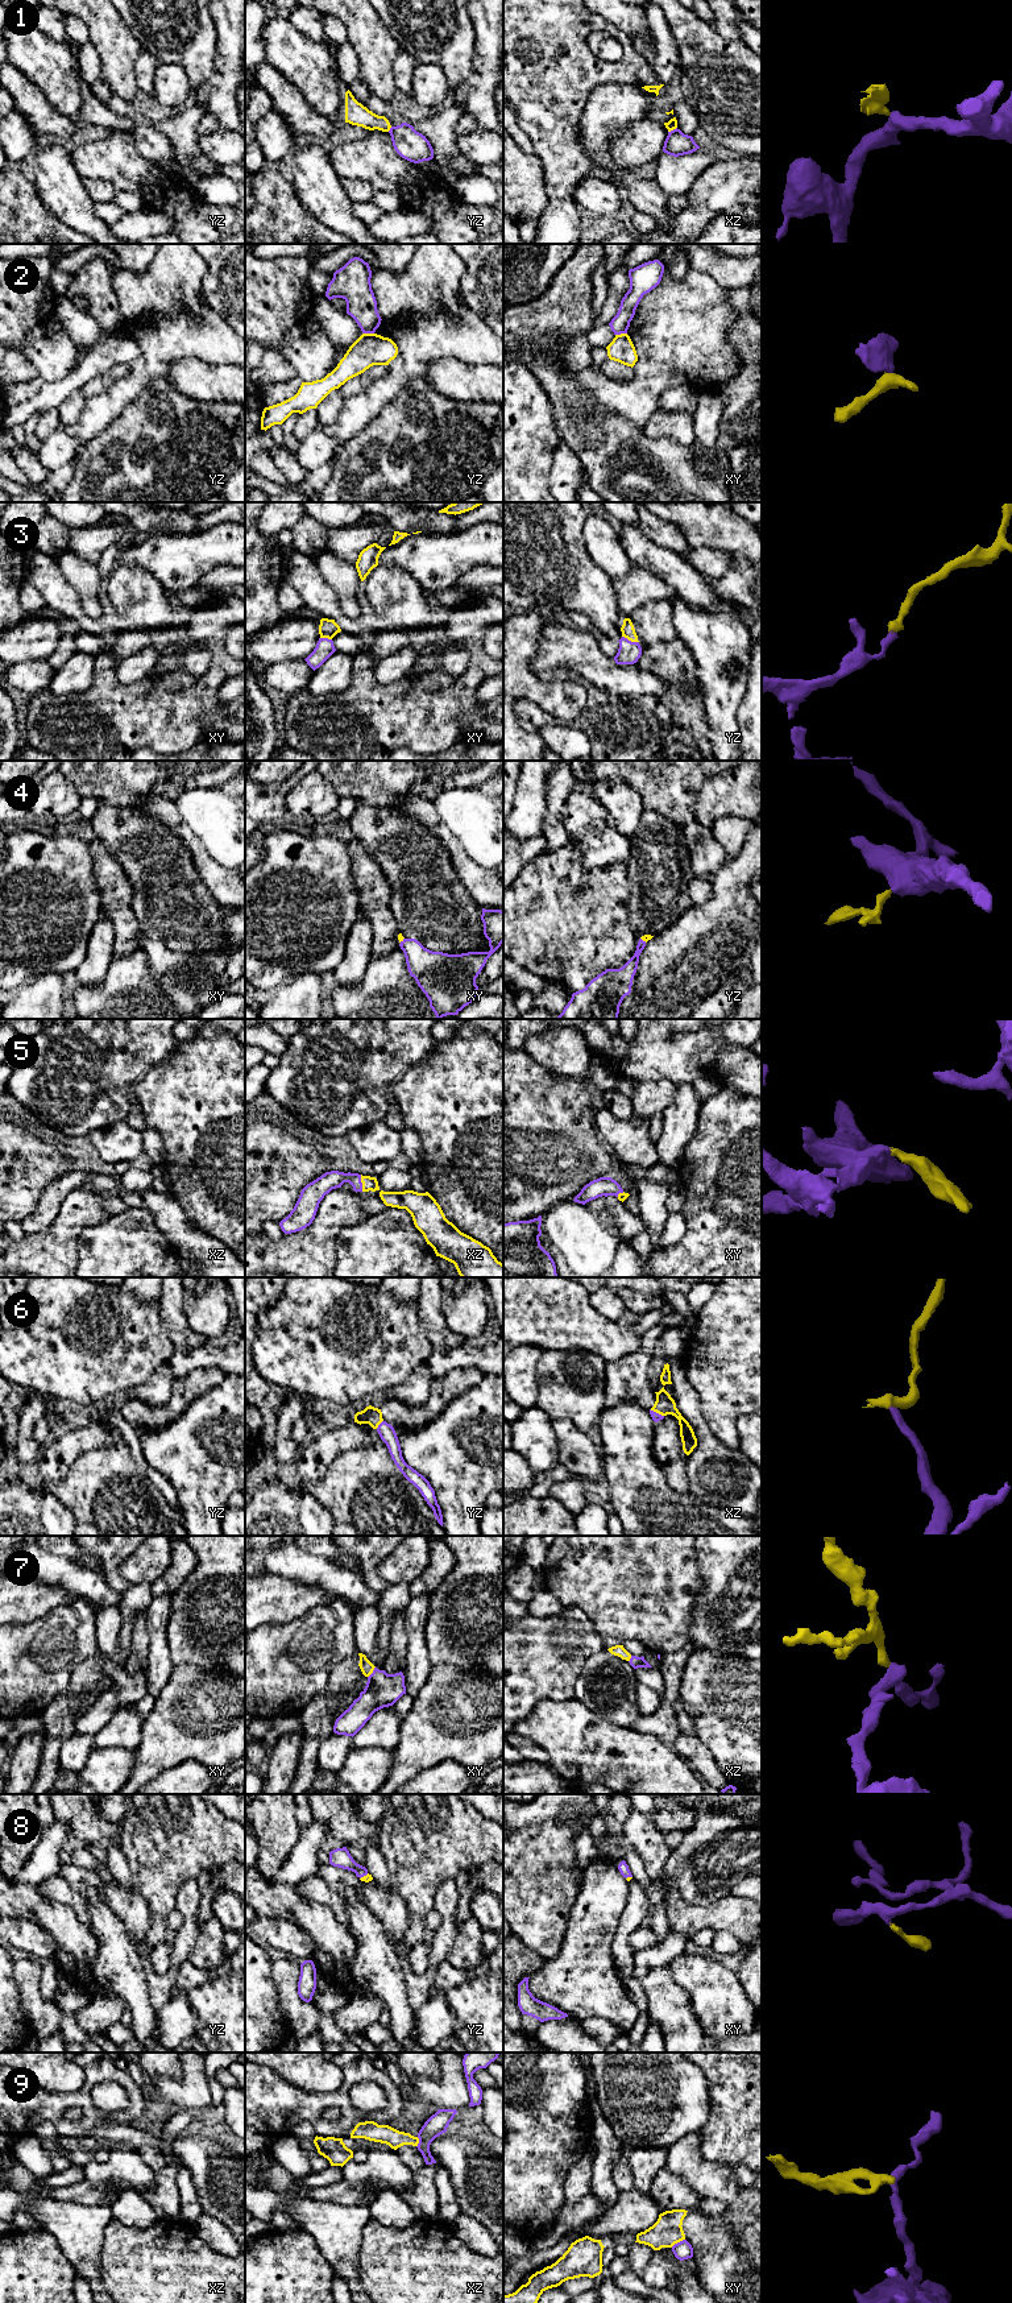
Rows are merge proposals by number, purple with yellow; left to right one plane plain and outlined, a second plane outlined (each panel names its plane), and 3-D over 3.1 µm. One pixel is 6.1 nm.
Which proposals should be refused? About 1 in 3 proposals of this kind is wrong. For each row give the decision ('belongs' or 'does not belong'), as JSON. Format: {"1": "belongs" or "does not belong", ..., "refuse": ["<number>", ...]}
{"1": "does not belong", "2": "does not belong", "3": "belongs", "4": "belongs", "5": "belongs", "6": "belongs", "7": "belongs", "8": "belongs", "9": "does not belong", "refuse": ["1", "2", "9"]}

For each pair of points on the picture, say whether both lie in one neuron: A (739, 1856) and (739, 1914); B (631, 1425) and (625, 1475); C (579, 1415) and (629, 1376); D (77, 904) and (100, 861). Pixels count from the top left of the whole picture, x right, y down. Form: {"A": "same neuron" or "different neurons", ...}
{"A": "different neurons", "B": "same neuron", "C": "different neurons", "D": "different neurons"}

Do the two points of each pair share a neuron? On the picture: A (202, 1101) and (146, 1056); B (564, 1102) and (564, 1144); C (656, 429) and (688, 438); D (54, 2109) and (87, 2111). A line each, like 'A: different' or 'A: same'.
A: different
B: same
C: same
D: same

